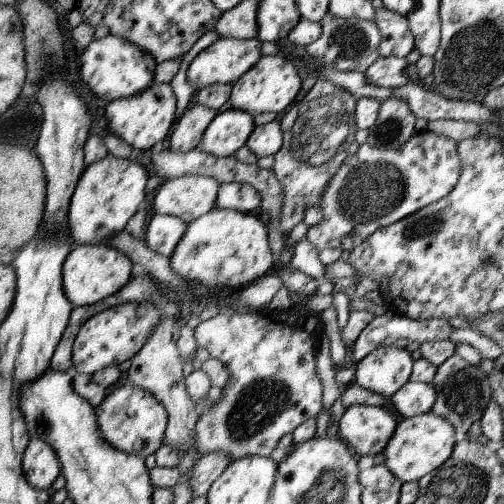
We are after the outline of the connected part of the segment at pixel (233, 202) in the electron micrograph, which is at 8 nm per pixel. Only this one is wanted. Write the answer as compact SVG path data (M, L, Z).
M239 182L222 183L217 192L215 206L243 213L258 213L261 198L249 184Z

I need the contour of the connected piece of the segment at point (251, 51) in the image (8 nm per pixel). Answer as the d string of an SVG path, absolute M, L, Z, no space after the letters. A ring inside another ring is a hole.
M220 38L208 46L192 60L187 69L187 80L192 83L194 90L202 90L214 84L234 84L245 72L248 72L258 60L262 52L261 40Z

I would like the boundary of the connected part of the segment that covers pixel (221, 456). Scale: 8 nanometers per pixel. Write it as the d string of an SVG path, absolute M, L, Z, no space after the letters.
M205 451L194 464L194 468L190 470L190 474L186 476L186 482L192 488L192 494L195 497L204 497L214 480L230 463L230 456L226 456L226 452Z

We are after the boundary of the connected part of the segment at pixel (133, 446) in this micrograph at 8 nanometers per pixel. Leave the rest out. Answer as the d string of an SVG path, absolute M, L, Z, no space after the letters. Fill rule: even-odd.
M129 382L120 388L111 389L104 400L95 407L96 422L104 440L126 454L135 454L145 459L162 446L164 430L168 426L168 412L153 393L132 386Z

